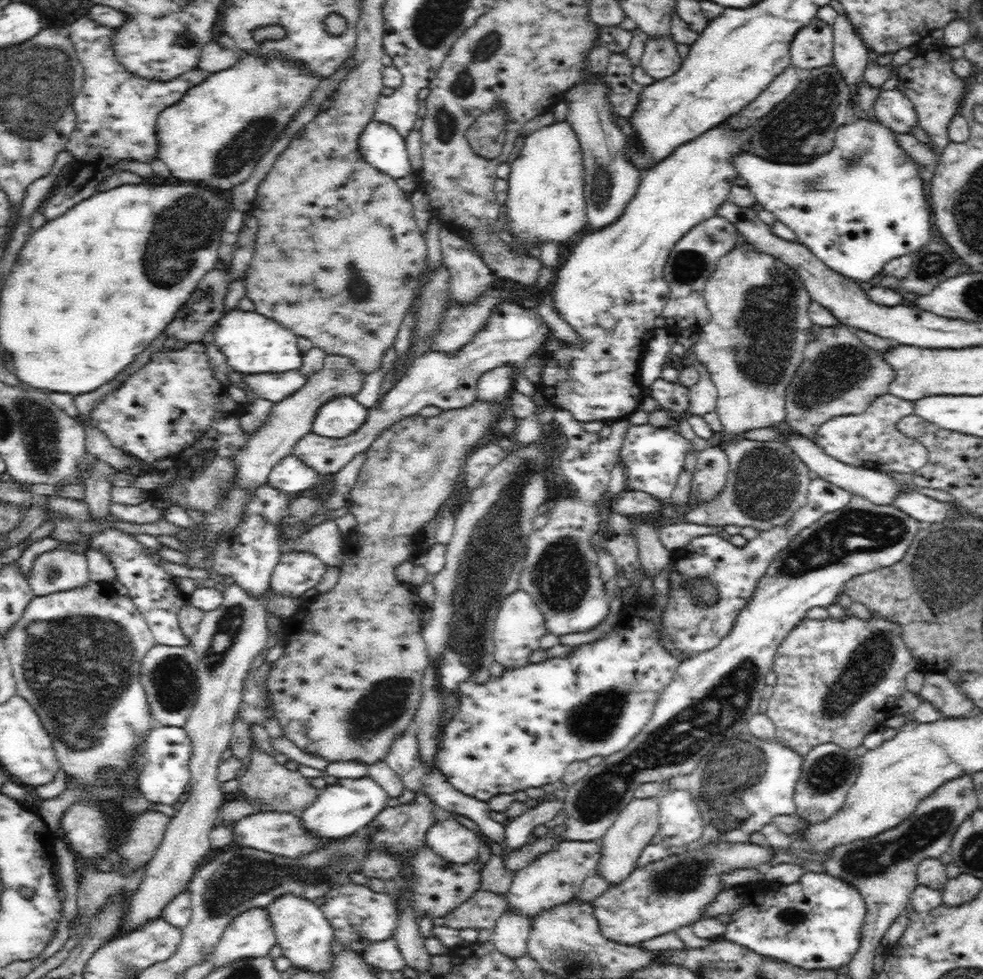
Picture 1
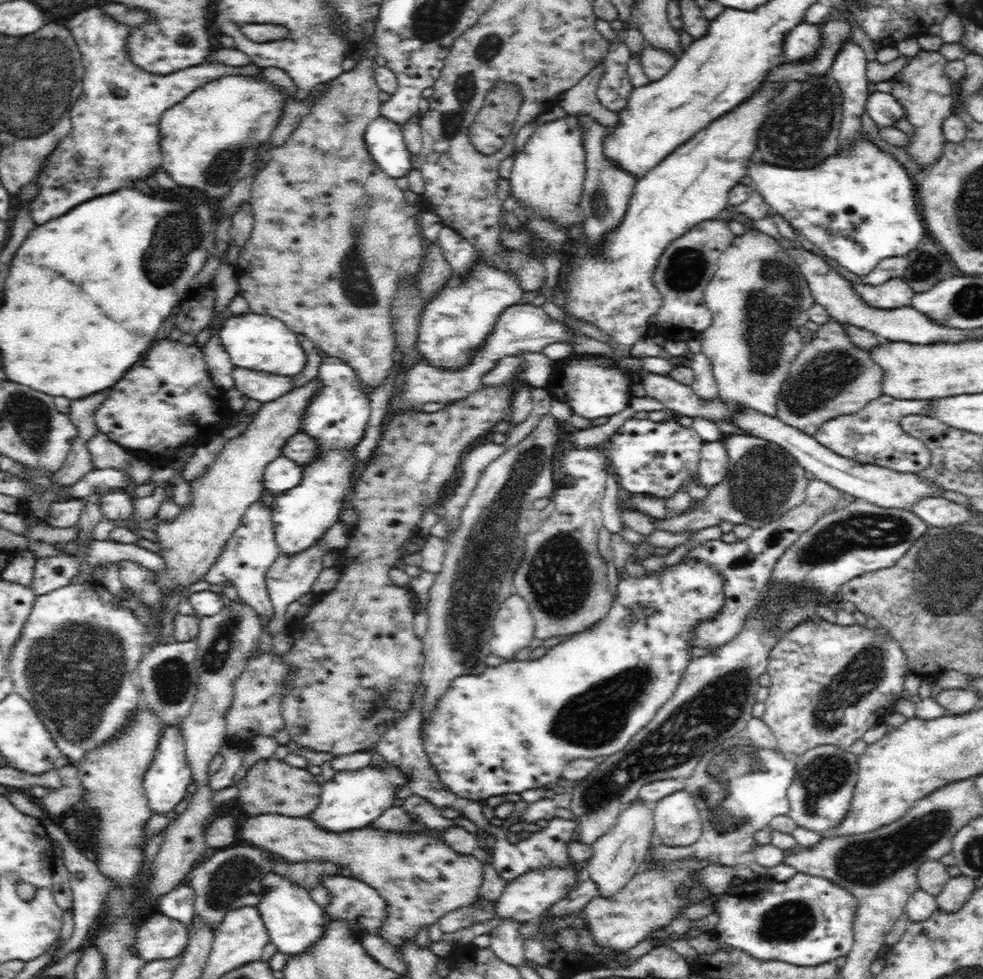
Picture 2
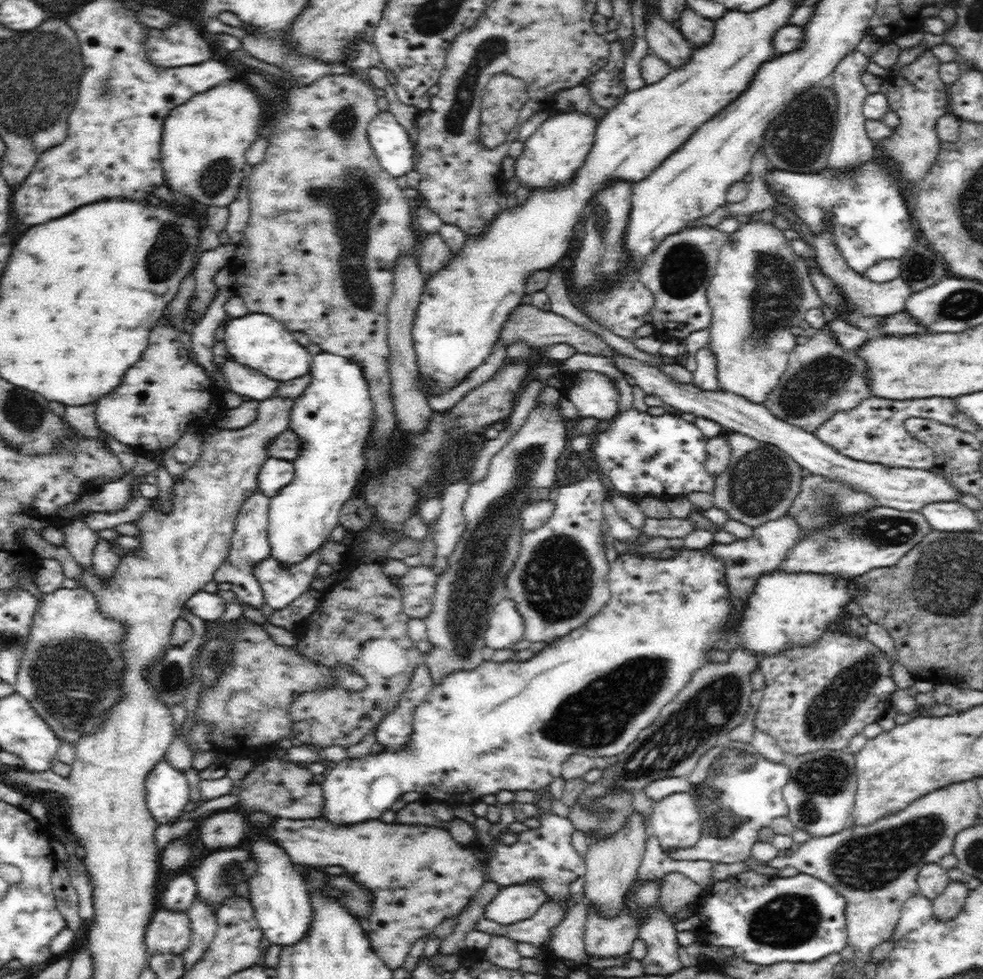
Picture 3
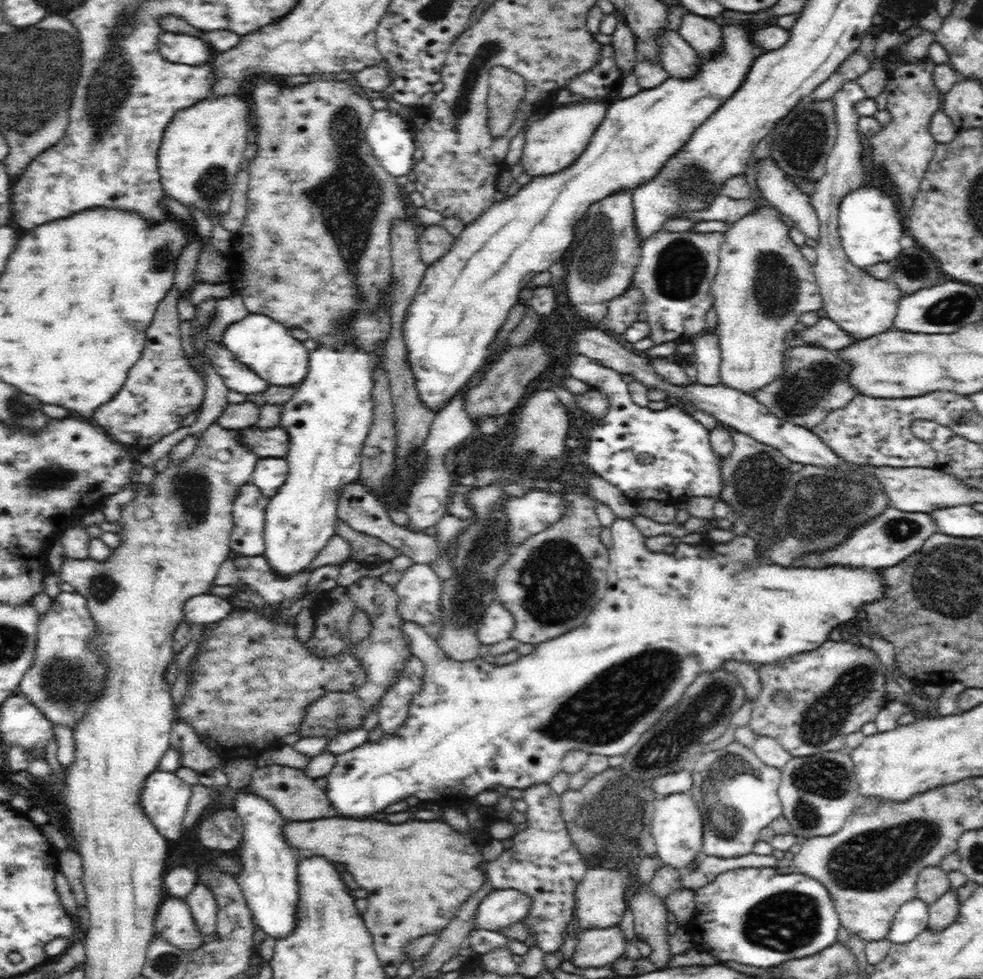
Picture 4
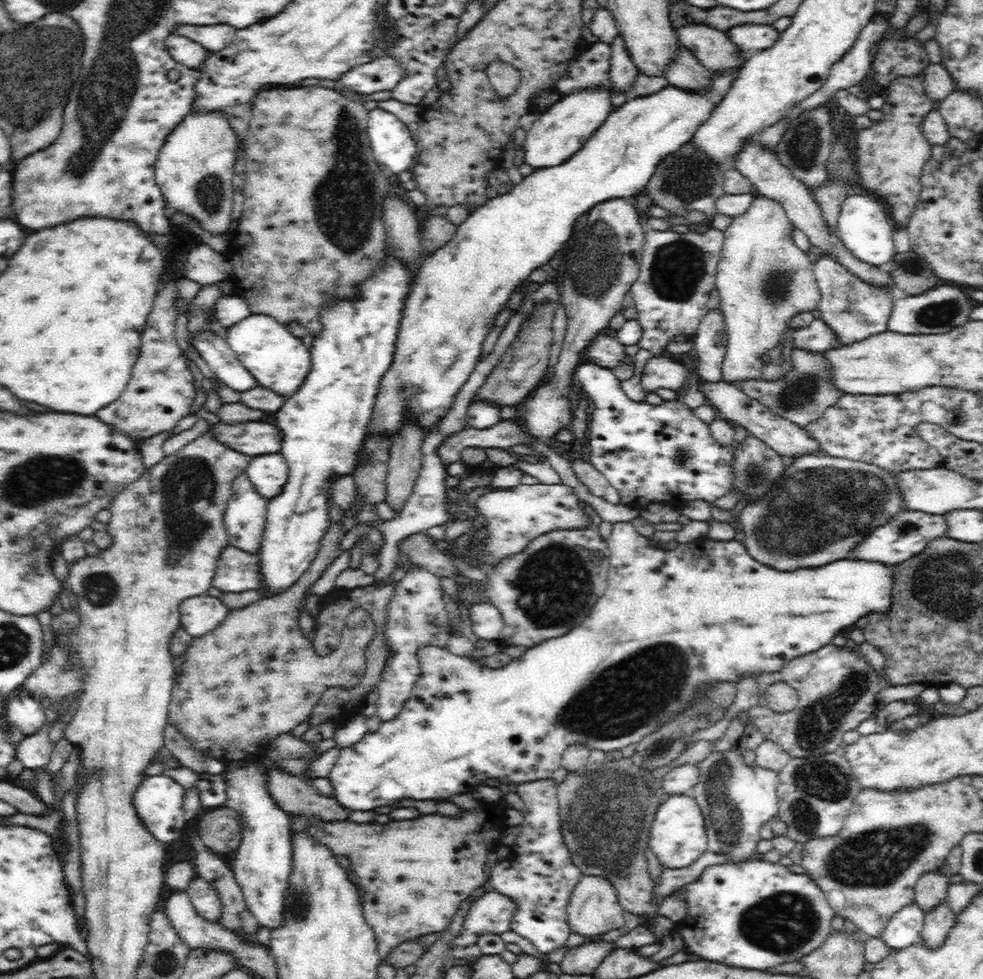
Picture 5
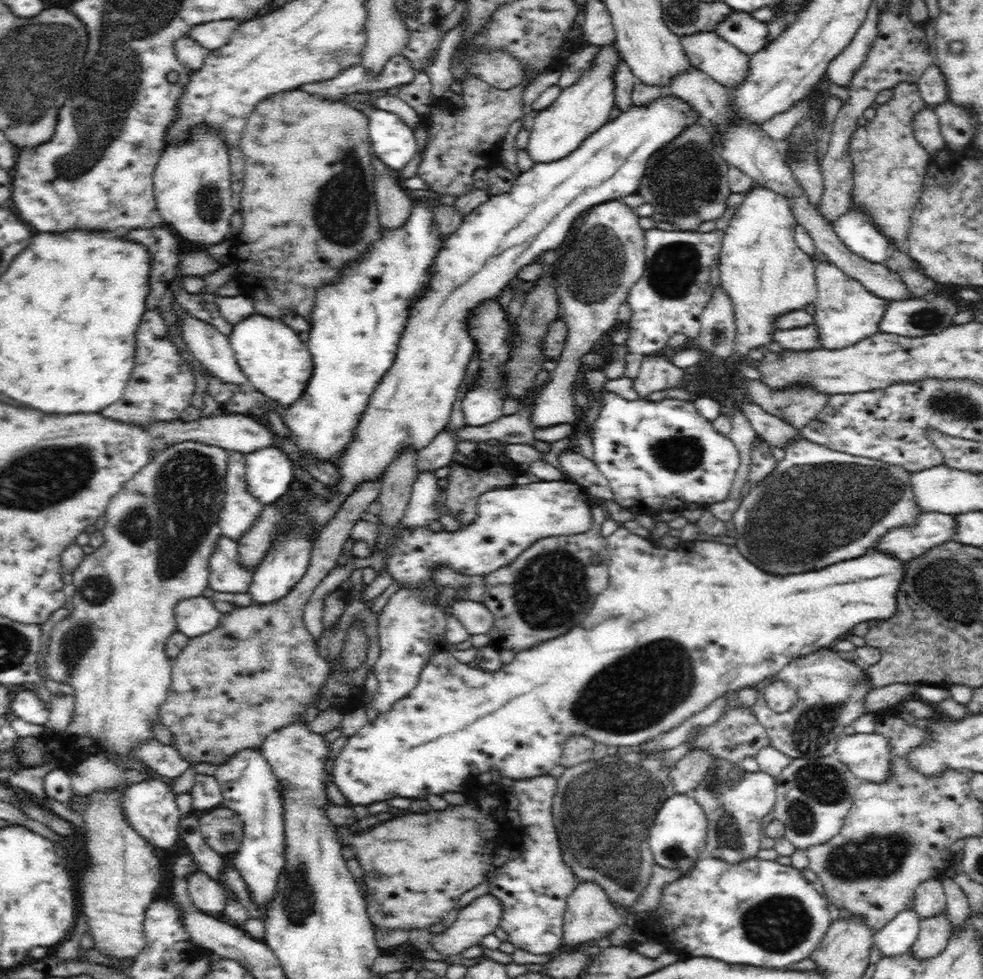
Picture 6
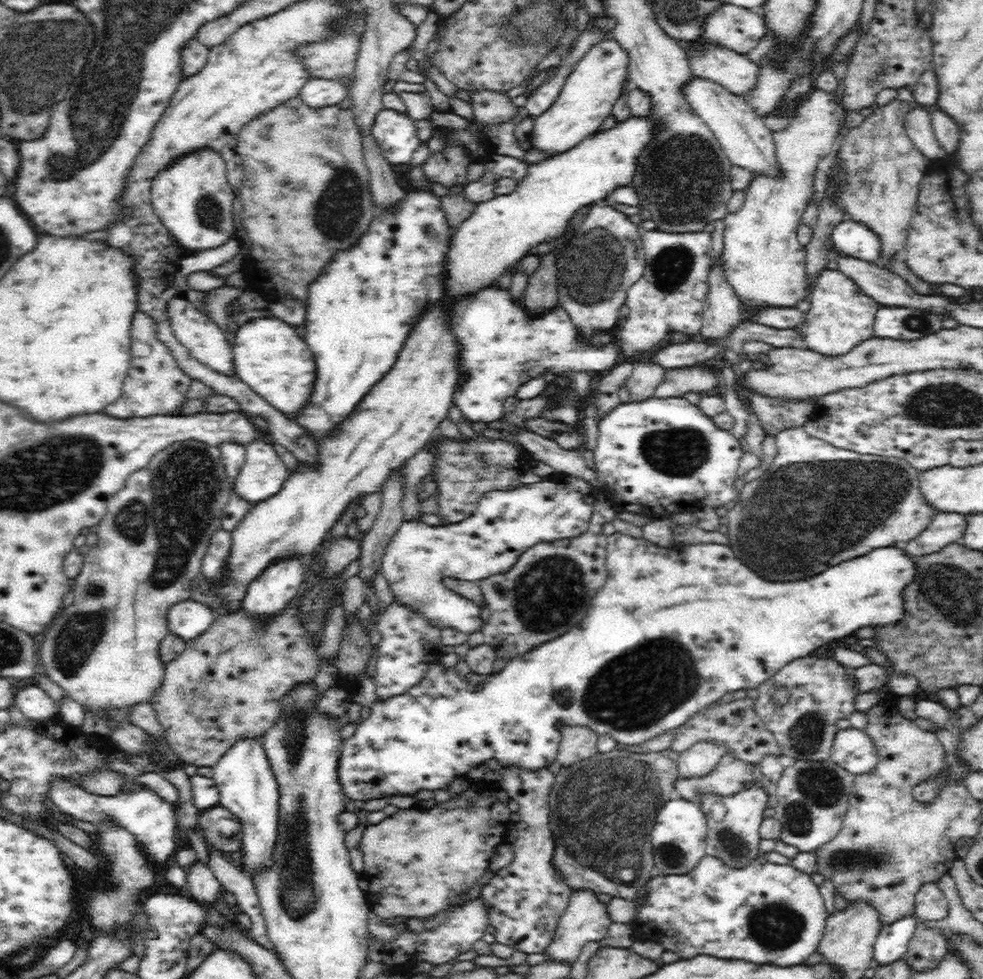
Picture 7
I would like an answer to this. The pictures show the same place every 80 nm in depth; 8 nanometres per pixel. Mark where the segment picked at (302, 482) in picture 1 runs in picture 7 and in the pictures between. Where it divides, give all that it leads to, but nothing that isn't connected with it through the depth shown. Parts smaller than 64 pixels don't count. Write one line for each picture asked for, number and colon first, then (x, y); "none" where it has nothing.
2: (282, 474)
3: (274, 474)
4: (269, 474)
5: (268, 473)
6: (268, 476)
7: (263, 473)

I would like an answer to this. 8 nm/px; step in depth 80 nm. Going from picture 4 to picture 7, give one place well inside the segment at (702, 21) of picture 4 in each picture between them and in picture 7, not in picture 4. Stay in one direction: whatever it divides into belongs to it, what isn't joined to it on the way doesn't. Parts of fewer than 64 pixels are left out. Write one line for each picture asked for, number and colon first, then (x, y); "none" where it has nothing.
5: (712, 47)
6: (706, 51)
7: (735, 72)

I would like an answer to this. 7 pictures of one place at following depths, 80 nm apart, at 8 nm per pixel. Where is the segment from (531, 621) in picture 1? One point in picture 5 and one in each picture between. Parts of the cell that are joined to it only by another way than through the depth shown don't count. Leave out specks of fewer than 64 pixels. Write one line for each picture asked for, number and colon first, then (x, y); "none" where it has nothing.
2: (513, 628)
3: (506, 626)
4: (496, 625)
5: (486, 620)

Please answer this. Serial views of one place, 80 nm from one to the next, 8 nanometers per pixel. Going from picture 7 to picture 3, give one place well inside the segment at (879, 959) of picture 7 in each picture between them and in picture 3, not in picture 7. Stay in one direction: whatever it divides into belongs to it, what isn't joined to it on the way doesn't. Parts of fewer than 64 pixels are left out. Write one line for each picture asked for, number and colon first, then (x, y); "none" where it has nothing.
3: (916, 910)
4: (912, 917)
5: (905, 927)
6: (897, 937)

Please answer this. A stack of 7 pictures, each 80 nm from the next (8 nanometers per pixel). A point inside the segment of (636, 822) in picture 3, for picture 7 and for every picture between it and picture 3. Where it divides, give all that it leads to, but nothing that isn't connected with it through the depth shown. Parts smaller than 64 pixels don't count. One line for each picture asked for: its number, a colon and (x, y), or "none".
4: (599, 897)
5: (593, 908)
6: (590, 914)
7: (585, 919)

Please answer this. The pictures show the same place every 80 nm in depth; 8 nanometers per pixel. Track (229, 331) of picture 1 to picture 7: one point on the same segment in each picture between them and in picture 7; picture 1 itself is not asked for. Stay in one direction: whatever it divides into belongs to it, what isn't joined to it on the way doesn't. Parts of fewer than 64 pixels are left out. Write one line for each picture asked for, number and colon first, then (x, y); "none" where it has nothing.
2: (258, 342)
3: (256, 340)
4: (266, 347)
5: (278, 360)
6: (275, 362)
7: (269, 356)

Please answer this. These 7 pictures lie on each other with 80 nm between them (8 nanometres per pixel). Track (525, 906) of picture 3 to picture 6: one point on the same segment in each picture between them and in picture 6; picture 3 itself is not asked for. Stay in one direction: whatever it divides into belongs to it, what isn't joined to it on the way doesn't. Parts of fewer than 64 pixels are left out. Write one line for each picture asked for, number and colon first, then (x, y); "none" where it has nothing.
4: (502, 908)
5: (491, 913)
6: (480, 917)

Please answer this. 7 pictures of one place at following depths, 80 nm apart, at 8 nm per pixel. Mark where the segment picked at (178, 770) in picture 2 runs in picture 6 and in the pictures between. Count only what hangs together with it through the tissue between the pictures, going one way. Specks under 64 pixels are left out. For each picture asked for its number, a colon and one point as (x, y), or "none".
3: (167, 792)
4: (164, 797)
5: (157, 800)
6: (149, 806)

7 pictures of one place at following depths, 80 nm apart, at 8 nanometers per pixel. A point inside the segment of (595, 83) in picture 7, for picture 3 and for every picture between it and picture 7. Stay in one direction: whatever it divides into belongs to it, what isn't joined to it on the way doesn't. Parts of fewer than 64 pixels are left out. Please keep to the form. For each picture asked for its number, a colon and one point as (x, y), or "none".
3: (556, 151)
4: (554, 142)
5: (561, 130)
6: (583, 108)

